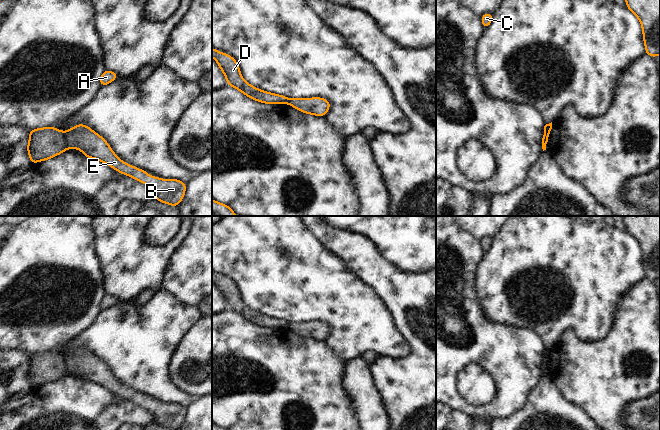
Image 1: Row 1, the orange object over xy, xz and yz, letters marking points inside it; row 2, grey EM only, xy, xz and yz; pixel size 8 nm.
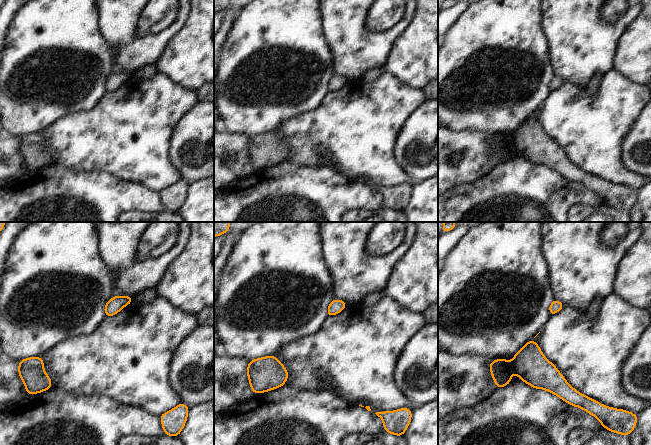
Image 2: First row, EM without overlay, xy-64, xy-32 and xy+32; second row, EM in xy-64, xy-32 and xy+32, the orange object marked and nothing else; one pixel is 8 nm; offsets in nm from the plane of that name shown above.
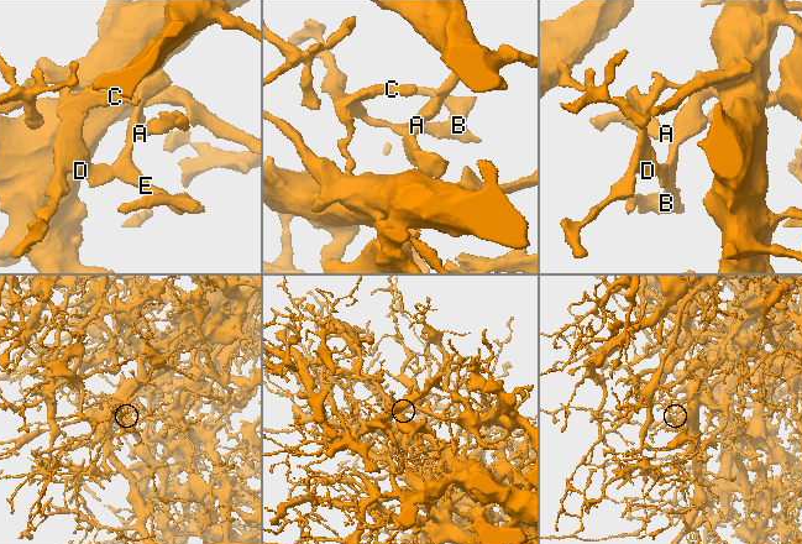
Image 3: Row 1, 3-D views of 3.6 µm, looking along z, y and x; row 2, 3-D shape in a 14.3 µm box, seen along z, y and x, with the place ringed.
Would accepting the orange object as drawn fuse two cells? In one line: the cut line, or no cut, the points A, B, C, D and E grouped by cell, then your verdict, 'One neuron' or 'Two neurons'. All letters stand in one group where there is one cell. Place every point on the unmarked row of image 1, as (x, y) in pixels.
Split along xy (63, 358), (66, 364), (66, 372). Groups: A B E / C D. Two neurons.

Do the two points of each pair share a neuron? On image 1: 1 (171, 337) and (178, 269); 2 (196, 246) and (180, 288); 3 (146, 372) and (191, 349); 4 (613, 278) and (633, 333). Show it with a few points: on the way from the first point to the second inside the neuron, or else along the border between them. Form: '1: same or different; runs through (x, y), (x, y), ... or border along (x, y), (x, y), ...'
1: different; border along (160, 287), (183, 302), (196, 306)
2: same; runs through (196, 256), (196, 270), (190, 278)
3: different; border along (182, 338), (169, 365), (169, 376), (173, 382)
4: different; border along (637, 283), (622, 297), (613, 322)

